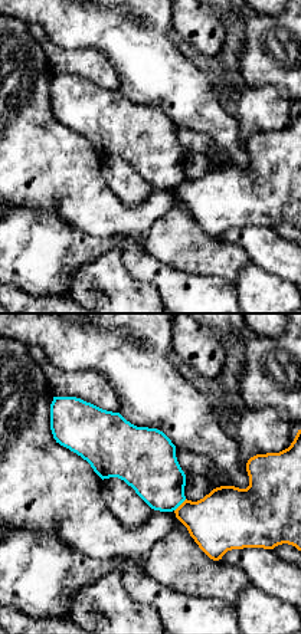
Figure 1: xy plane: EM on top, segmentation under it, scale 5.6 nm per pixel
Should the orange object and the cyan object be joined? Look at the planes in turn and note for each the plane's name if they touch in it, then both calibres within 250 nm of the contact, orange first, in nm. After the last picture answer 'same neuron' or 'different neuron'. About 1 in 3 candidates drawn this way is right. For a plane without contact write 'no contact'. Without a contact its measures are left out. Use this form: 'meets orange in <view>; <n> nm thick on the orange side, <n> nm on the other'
meets orange in xy; 340 nm thick on the orange side, 300 nm on the other

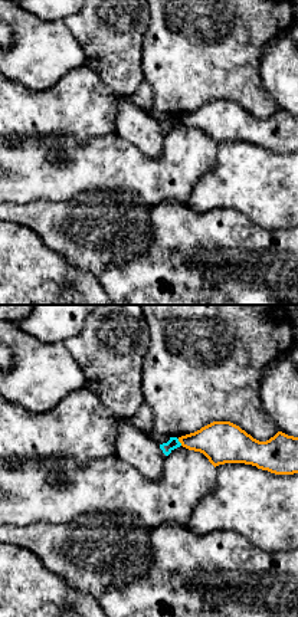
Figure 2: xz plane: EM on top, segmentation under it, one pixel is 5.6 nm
meets orange in xz; 240 nm thick on the orange side, 70 nm on the other

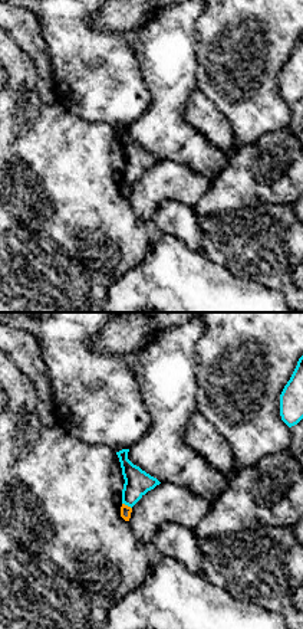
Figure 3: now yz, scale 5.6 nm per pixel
meets orange in yz; 60 nm thick on the orange side, 150 nm on the other

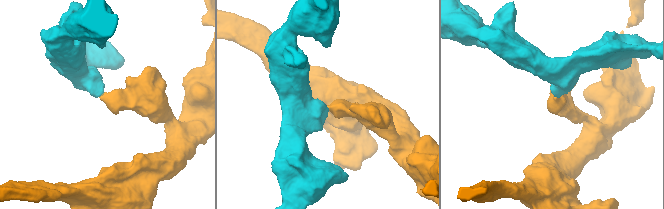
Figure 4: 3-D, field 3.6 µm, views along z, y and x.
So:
different neuron

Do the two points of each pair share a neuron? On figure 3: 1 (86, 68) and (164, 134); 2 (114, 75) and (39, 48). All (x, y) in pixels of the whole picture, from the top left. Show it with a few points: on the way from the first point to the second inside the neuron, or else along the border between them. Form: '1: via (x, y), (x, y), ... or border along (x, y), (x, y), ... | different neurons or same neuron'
1: border along (145, 82), (150, 91), (150, 107), (128, 125) | different neurons
2: border along (39, 17), (56, 84) | different neurons

